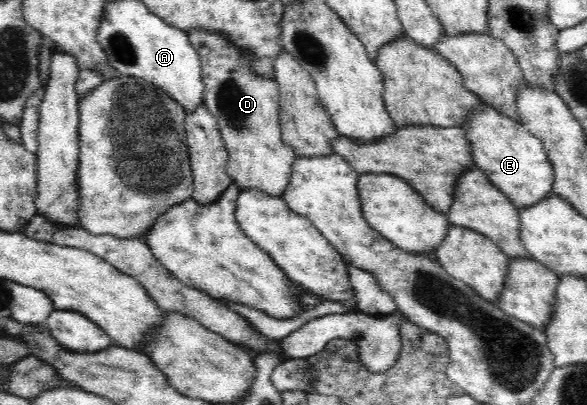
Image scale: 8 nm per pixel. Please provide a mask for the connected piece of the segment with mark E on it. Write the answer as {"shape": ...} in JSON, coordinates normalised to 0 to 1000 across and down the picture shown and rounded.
{"shape":[[[818,247],[784,311],[801,348],[804,393],[835,452],[859,477],[881,514],[896,514],[942,474],[944,420],[923,348],[886,299],[855,284],[848,269]]]}

